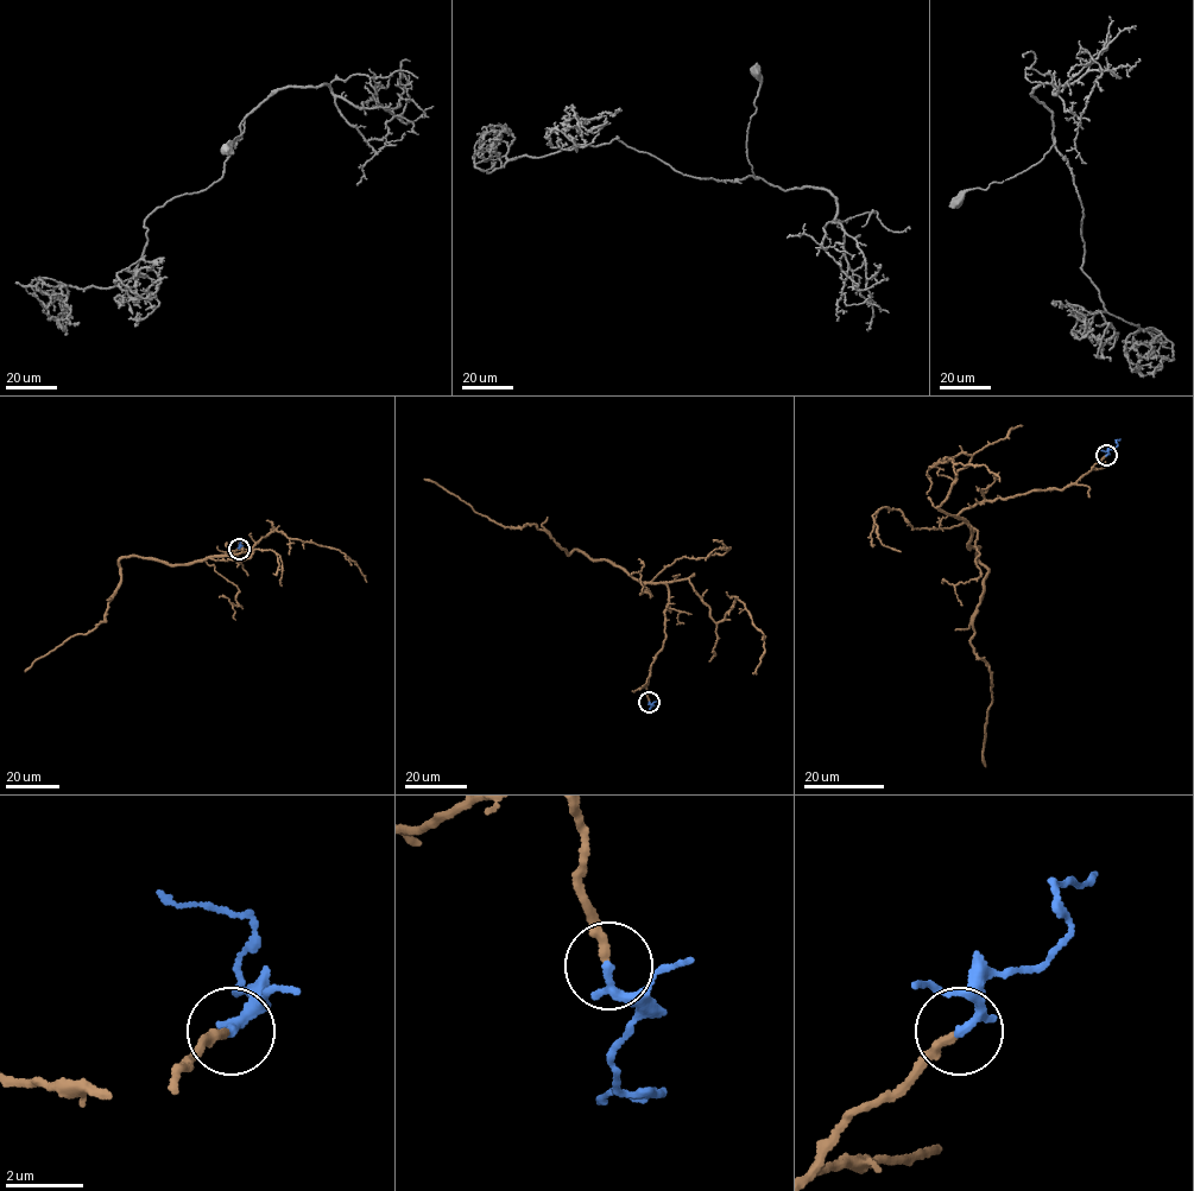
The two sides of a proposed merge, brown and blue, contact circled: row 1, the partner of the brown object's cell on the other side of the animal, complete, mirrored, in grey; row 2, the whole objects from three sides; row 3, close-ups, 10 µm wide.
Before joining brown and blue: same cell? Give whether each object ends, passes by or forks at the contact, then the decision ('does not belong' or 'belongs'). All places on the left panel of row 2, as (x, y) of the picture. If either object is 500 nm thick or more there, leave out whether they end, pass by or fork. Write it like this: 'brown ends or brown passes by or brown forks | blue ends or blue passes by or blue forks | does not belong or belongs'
brown ends | blue ends | belongs

